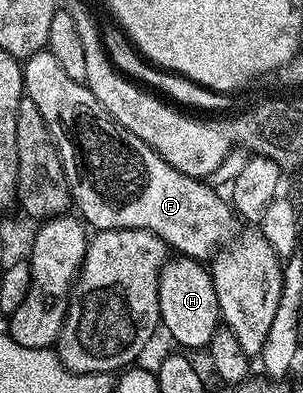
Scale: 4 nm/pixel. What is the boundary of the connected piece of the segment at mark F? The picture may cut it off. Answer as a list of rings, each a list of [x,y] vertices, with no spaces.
[[[42,50],[24,61],[25,94],[39,106],[43,122],[47,122],[59,158],[65,162],[65,177],[69,180],[69,195],[80,219],[93,230],[138,228],[153,232],[165,241],[174,253],[189,256],[192,260],[212,261],[227,238],[234,235],[235,213],[230,201],[225,200],[204,179],[188,176],[170,166],[147,142],[135,138],[125,128],[119,128],[99,106],[95,94],[79,80],[67,78],[63,66],[55,62],[48,50]]]

